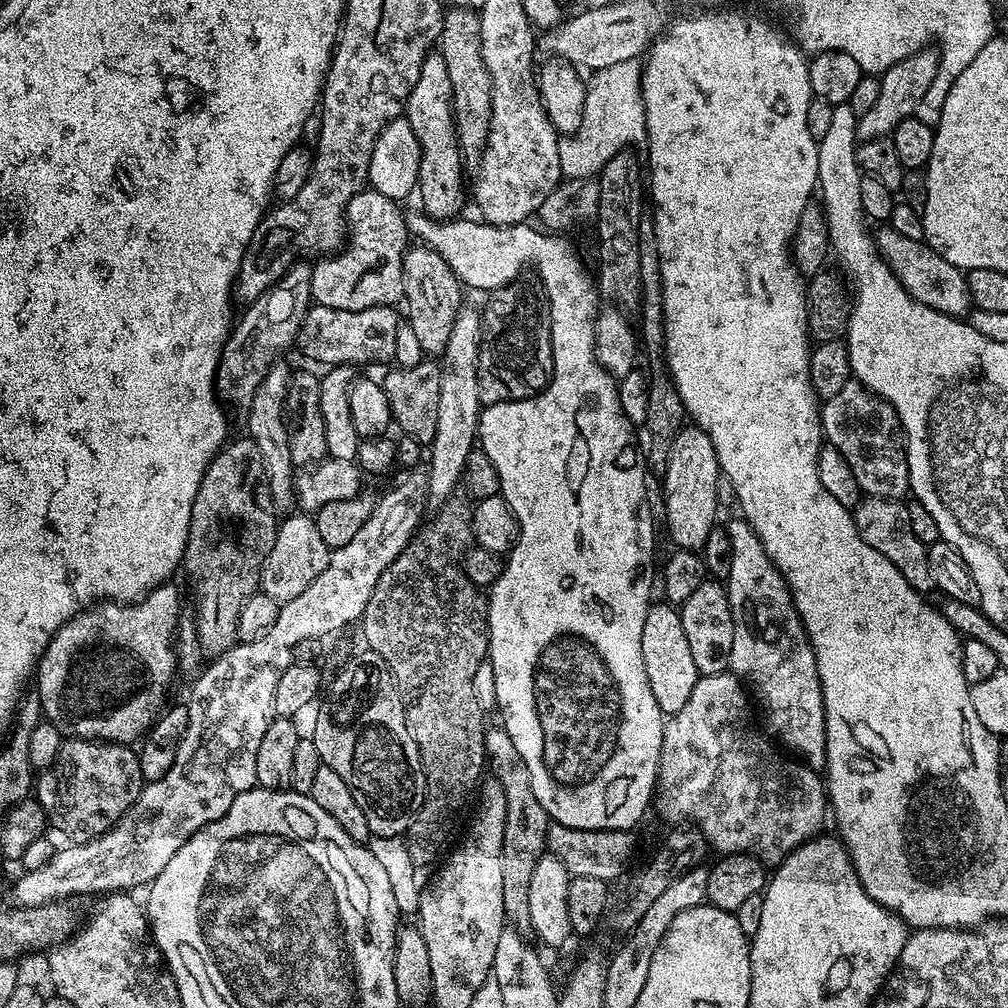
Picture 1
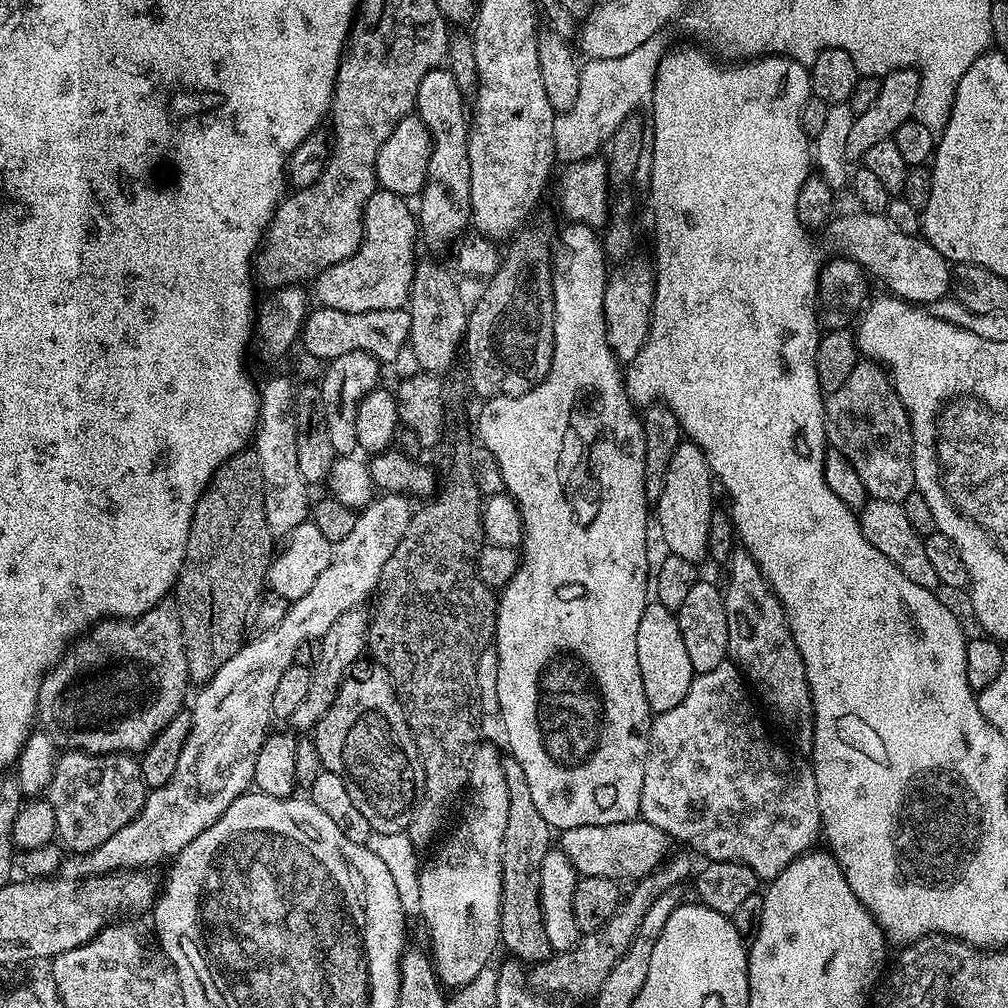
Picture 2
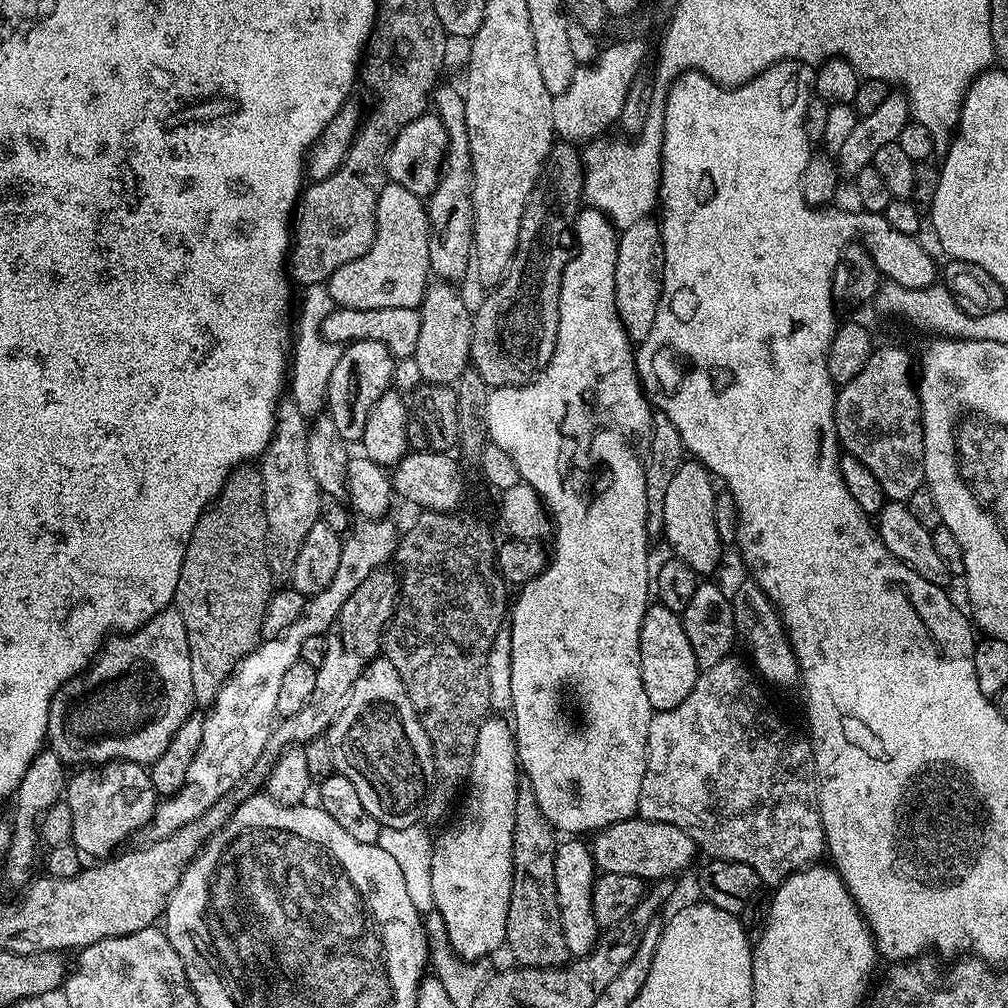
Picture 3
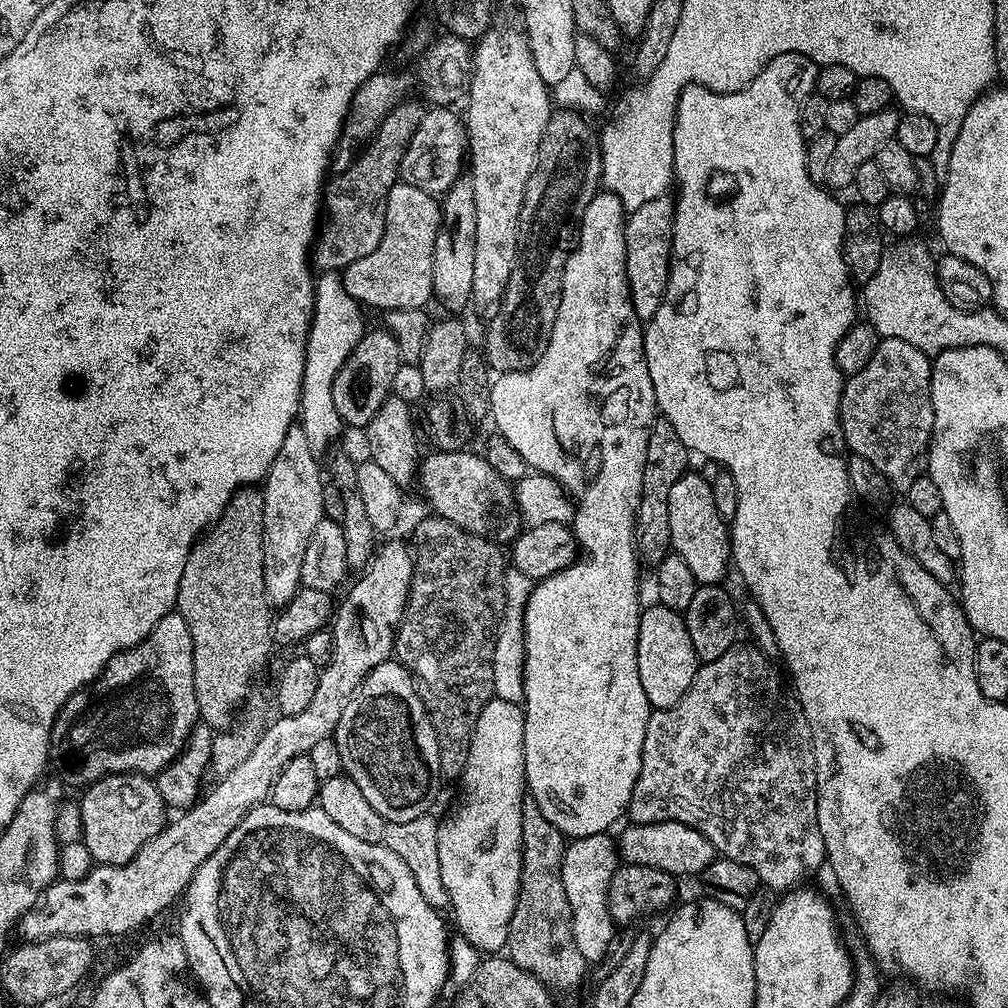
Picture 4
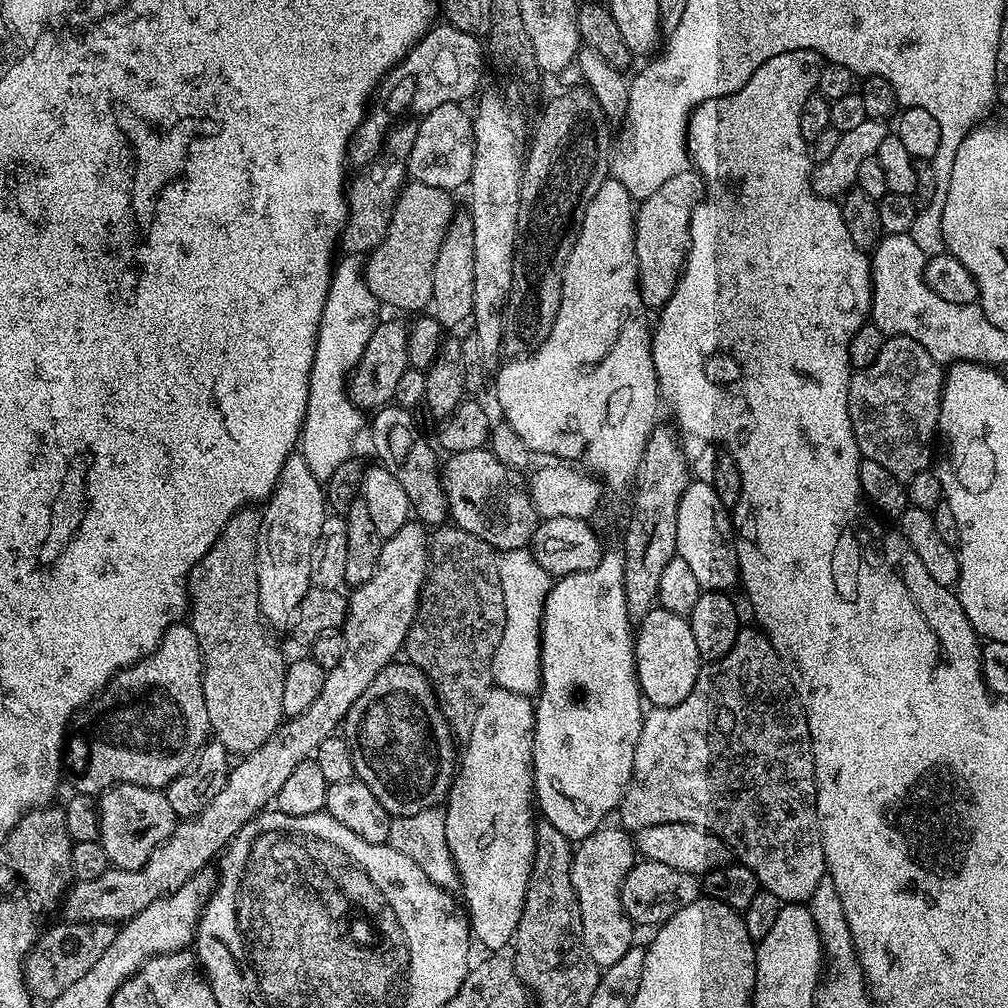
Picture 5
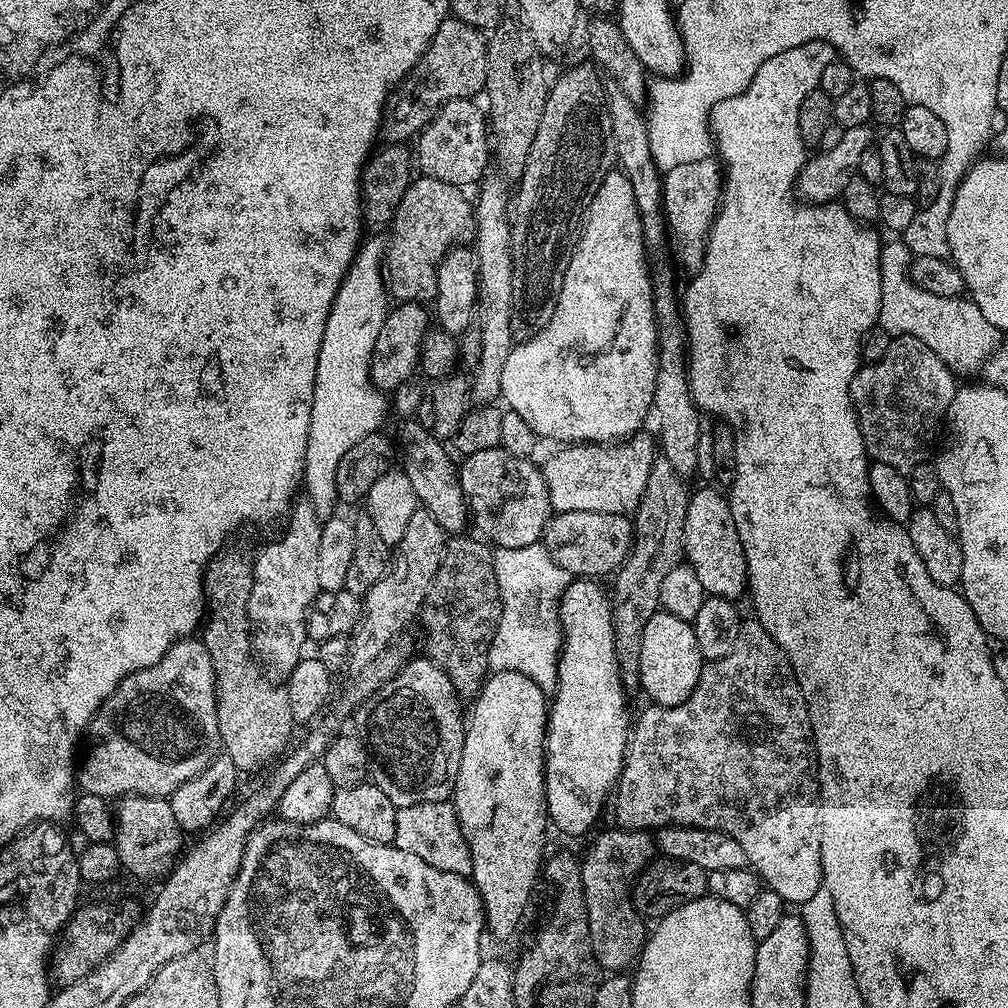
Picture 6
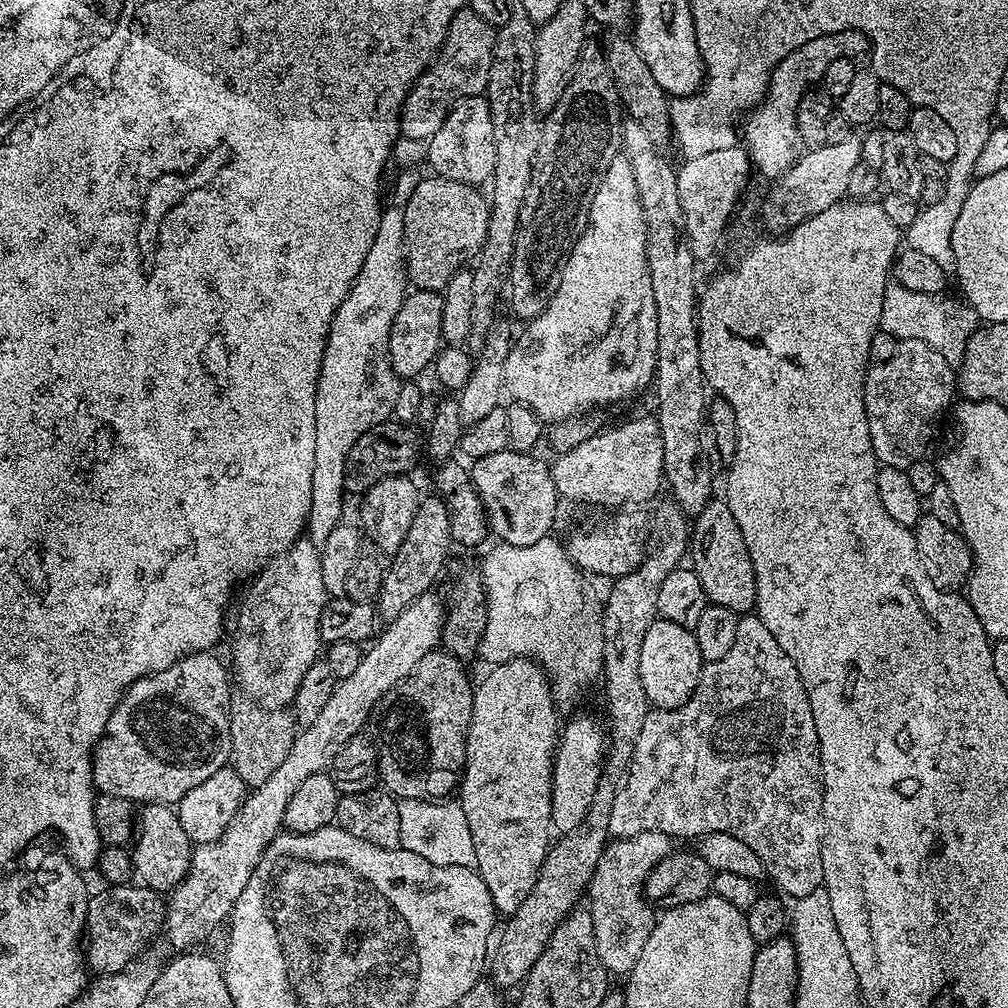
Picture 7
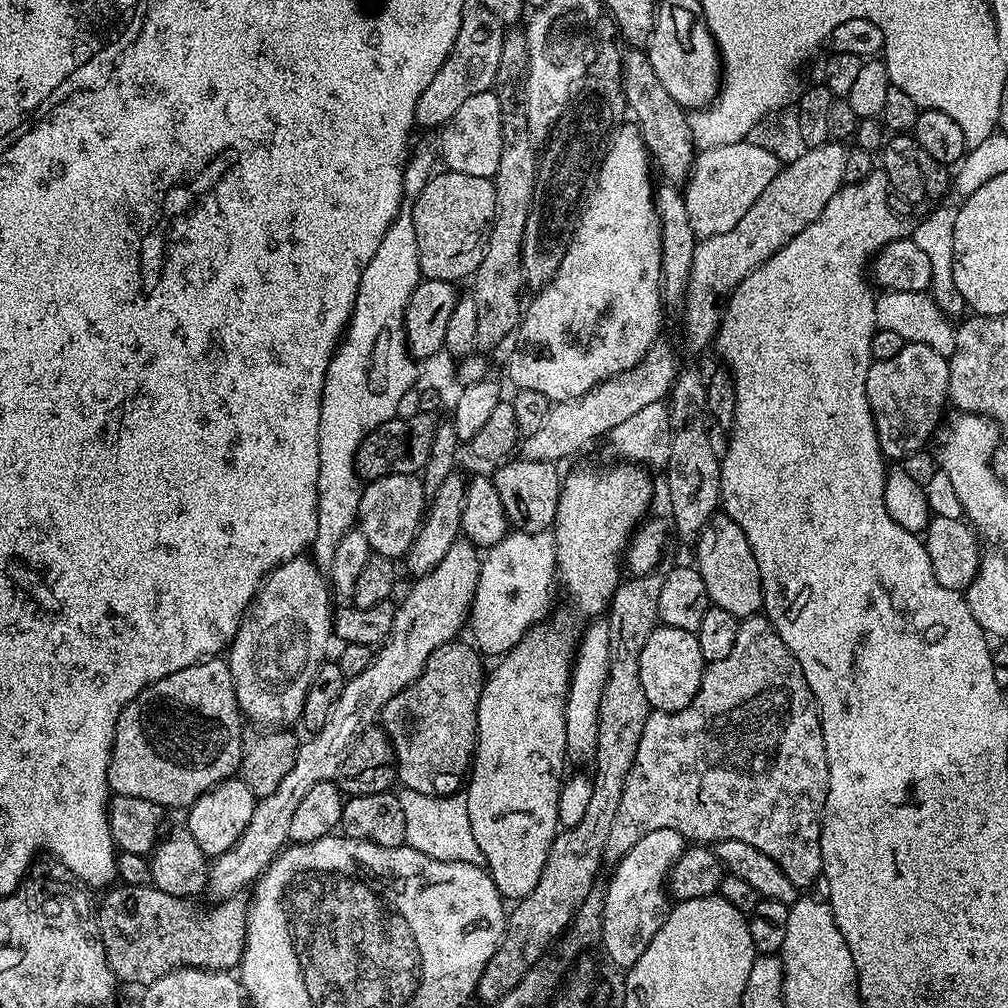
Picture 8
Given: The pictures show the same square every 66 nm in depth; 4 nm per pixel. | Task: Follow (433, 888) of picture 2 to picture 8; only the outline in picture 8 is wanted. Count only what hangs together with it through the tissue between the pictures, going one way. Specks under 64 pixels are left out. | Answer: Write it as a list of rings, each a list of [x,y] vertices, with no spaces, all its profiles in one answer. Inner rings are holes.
[[[541,622],[535,624],[519,642],[505,652],[495,661],[496,669],[487,673],[482,698],[478,702],[478,726],[476,727],[476,751],[472,758],[470,775],[466,780],[466,799],[468,801],[468,813],[470,814],[470,830],[474,830],[474,838],[478,841],[478,850],[482,850],[484,864],[492,876],[494,886],[498,886],[501,896],[505,901],[515,902],[526,898],[534,886],[538,886],[538,878],[542,878],[542,866],[546,866],[546,854],[554,842],[557,831],[560,828],[558,818],[558,798],[561,787],[566,779],[564,772],[564,756],[568,752],[566,742],[566,702],[568,701],[568,684],[572,681],[572,669],[574,667],[574,649],[578,640],[568,628],[559,628],[556,624]]]

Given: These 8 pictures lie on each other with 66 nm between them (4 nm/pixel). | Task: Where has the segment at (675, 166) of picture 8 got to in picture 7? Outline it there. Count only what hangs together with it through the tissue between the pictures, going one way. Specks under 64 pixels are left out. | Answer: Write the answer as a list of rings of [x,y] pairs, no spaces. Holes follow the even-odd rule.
[[[612,34],[608,41],[603,41],[604,57],[606,66],[610,66],[610,74],[614,78],[614,86],[618,90],[618,98],[626,113],[627,119],[638,122],[642,130],[646,130],[650,142],[657,146],[664,146],[672,140],[672,124],[668,121],[668,105],[670,97],[668,93],[658,86],[654,74],[650,74],[650,66],[646,66],[646,61],[642,59],[642,54],[638,54],[635,39],[626,37],[624,34]]]

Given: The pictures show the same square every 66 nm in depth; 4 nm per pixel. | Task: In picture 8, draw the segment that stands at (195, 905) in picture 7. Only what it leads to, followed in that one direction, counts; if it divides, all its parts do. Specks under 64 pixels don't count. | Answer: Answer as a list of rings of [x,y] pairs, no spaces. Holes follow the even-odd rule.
[[[461,538],[453,542],[450,550],[446,550],[446,556],[438,562],[438,566],[434,566],[432,572],[415,581],[416,585],[398,604],[392,632],[379,645],[369,668],[345,683],[338,702],[334,702],[334,710],[330,710],[330,718],[326,718],[319,732],[311,733],[308,741],[305,739],[301,743],[294,766],[290,766],[290,774],[278,782],[274,794],[257,799],[254,818],[250,818],[250,826],[242,830],[242,838],[238,838],[238,842],[234,842],[226,854],[211,861],[206,877],[206,892],[213,896],[213,901],[219,902],[237,895],[244,887],[247,889],[263,877],[272,860],[289,843],[290,821],[302,797],[313,786],[318,786],[318,782],[339,777],[340,767],[348,757],[349,750],[365,730],[377,723],[386,702],[390,702],[394,694],[406,690],[406,686],[420,677],[430,654],[434,654],[438,646],[453,643],[459,637],[456,635],[469,619],[474,594],[478,590],[481,559],[476,545],[467,538]]]

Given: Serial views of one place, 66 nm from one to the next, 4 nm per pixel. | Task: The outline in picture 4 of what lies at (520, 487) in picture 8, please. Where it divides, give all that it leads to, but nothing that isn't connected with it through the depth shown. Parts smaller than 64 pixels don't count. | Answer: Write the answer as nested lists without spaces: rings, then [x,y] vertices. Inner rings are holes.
[[[432,450],[432,453],[425,455],[418,465],[418,485],[424,491],[428,504],[433,513],[450,522],[454,526],[462,526],[462,530],[478,534],[482,538],[491,540],[501,546],[511,545],[512,541],[522,531],[520,511],[516,509],[516,493],[513,485],[479,451],[461,450],[459,452],[441,452]]]

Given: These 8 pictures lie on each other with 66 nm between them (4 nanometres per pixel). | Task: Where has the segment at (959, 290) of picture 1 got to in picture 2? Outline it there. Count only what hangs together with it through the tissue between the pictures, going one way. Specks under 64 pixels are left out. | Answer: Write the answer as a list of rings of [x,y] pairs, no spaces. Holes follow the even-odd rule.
[[[857,211],[857,216],[837,215],[832,220],[836,225],[836,232],[831,239],[836,244],[836,252],[843,254],[851,259],[857,260],[860,267],[873,281],[881,280],[885,284],[887,291],[891,295],[900,297],[901,300],[907,300],[909,304],[917,306],[930,306],[935,300],[945,299],[949,295],[952,286],[952,268],[950,262],[934,246],[924,239],[923,235],[911,236],[898,230],[894,222],[890,222],[888,215],[876,215],[866,211]]]

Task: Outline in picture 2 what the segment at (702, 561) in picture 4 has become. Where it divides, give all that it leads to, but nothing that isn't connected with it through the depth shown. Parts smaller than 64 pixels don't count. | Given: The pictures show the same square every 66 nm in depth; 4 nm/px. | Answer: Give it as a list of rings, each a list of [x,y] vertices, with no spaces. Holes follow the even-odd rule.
[[[682,442],[670,458],[664,485],[654,504],[654,520],[660,523],[660,536],[668,547],[667,551],[678,558],[686,558],[686,562],[694,565],[699,565],[700,559],[708,556],[707,535],[714,509],[712,484],[714,477],[703,450],[691,442]]]

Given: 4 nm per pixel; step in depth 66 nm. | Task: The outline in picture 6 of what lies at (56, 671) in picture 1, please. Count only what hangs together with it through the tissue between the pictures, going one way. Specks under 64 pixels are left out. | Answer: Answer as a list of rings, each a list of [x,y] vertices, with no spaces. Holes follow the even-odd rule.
[[[189,638],[174,642],[174,646],[170,646],[170,650],[166,650],[166,654],[162,654],[162,658],[158,662],[154,662],[154,666],[150,666],[146,670],[138,670],[134,674],[122,678],[122,682],[114,690],[114,694],[110,698],[106,698],[104,705],[97,710],[96,717],[88,724],[86,744],[87,740],[88,749],[85,752],[83,749],[82,763],[78,768],[78,784],[84,792],[90,794],[98,794],[105,798],[113,798],[112,796],[116,796],[115,798],[125,796],[170,798],[174,794],[174,790],[178,790],[178,786],[182,786],[182,782],[190,782],[190,778],[202,774],[202,770],[206,770],[206,766],[210,766],[210,762],[222,748],[218,728],[218,706],[216,705],[216,671],[210,650],[206,650],[203,639]]]

